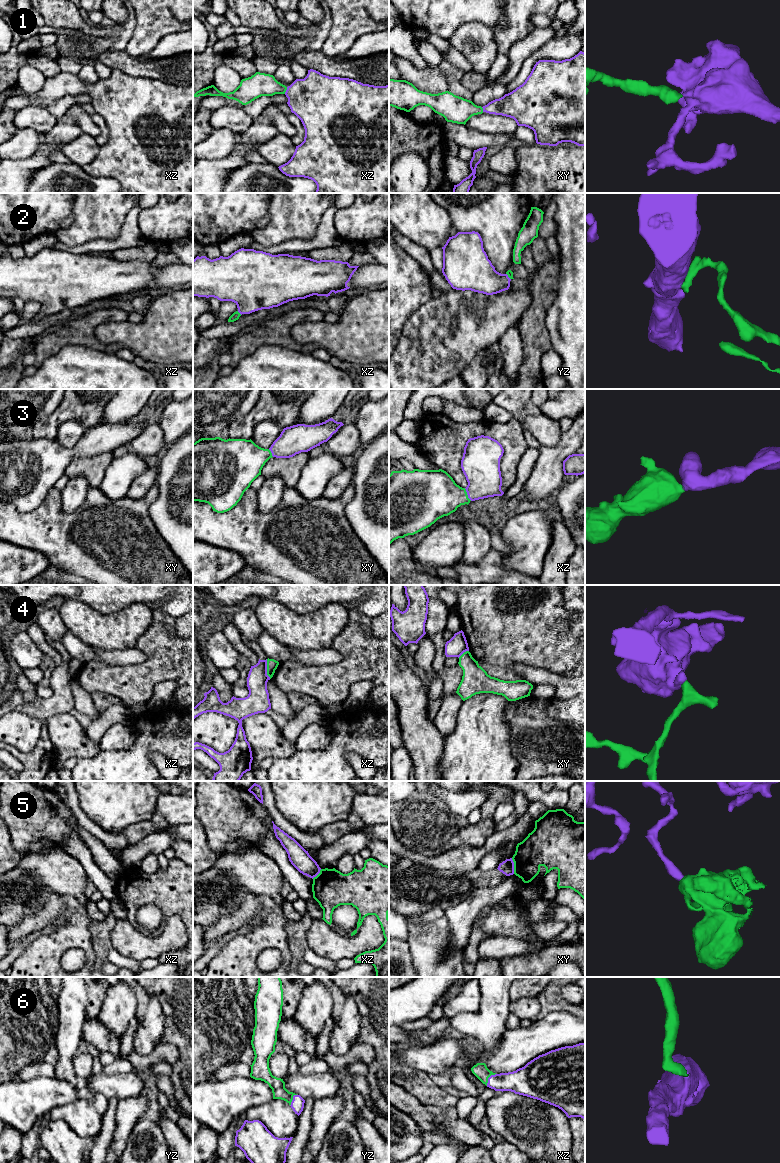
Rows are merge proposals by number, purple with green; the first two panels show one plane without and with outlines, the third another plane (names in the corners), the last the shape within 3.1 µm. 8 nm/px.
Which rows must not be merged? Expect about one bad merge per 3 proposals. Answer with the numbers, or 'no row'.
4, 5

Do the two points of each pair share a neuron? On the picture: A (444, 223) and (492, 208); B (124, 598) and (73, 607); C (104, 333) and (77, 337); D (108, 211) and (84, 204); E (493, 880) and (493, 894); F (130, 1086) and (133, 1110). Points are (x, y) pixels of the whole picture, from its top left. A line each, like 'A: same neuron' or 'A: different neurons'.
A: different neurons
B: different neurons
C: different neurons
D: same neuron
E: different neurons
F: different neurons

